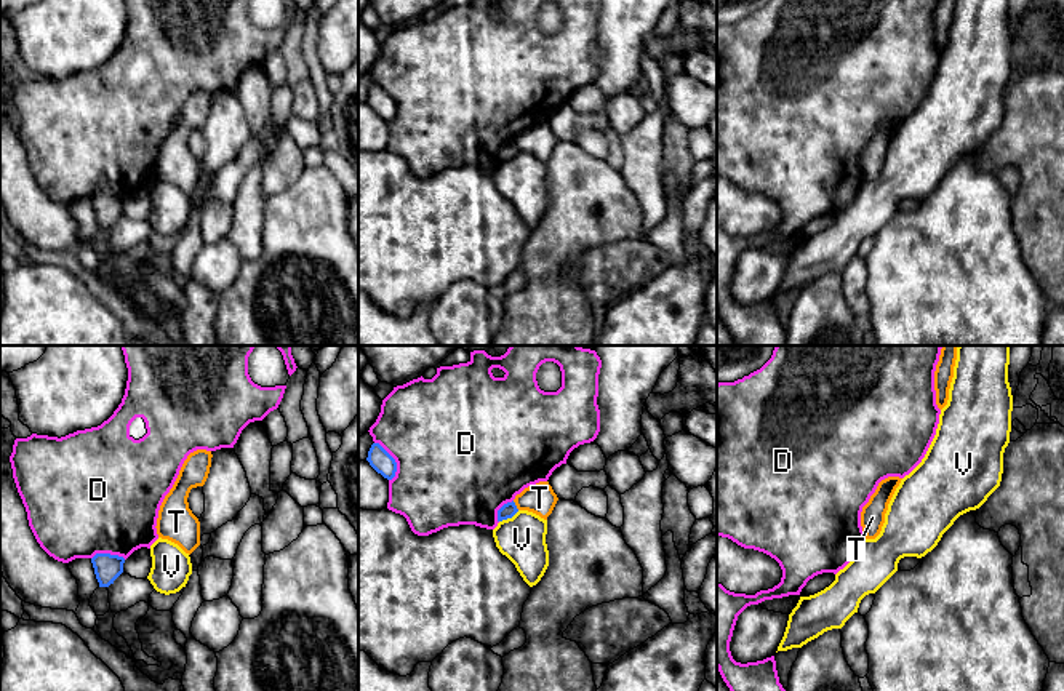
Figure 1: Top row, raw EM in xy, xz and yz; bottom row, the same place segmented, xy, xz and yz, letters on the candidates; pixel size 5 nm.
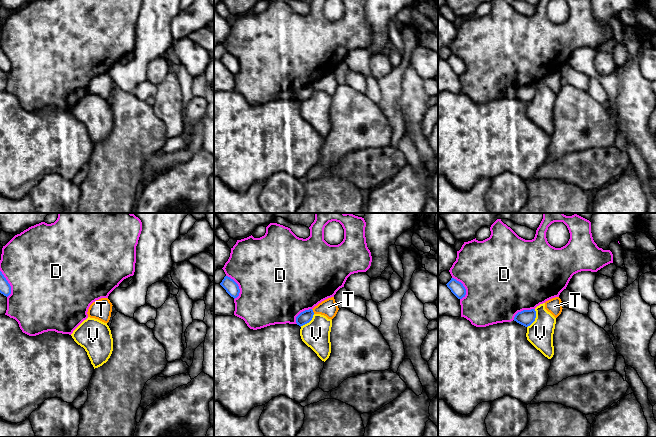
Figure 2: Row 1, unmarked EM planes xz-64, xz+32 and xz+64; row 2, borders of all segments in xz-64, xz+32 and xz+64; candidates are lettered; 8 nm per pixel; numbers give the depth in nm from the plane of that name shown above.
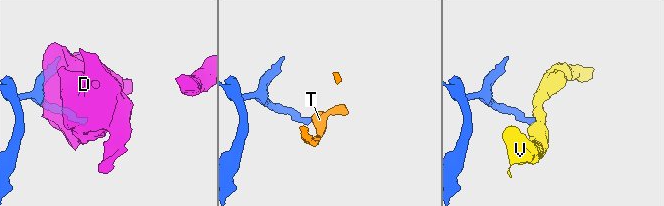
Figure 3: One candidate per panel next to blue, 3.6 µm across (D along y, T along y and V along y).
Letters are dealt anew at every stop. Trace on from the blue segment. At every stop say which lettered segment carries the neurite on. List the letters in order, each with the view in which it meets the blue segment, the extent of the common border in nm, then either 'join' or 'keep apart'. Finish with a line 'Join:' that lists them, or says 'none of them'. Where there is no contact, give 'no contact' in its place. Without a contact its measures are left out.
D: xz | 220 nm | keep apart
T: xz | 60 nm | keep apart
V: xz | 120 nm | keep apart
Join: none of them

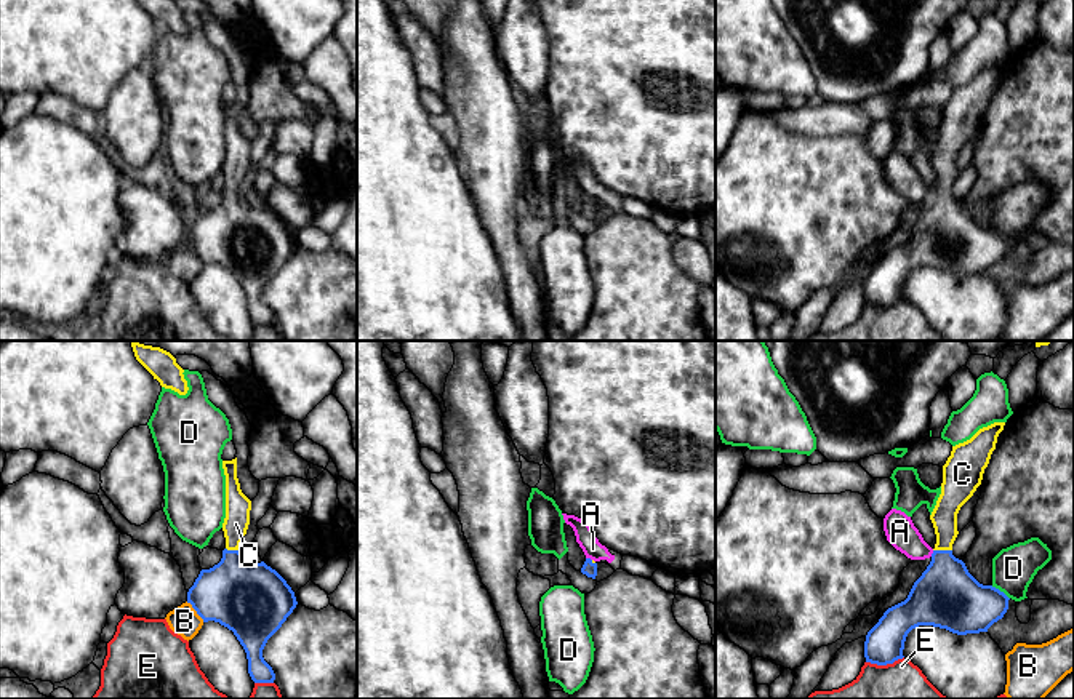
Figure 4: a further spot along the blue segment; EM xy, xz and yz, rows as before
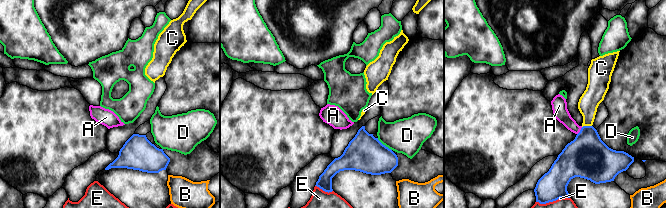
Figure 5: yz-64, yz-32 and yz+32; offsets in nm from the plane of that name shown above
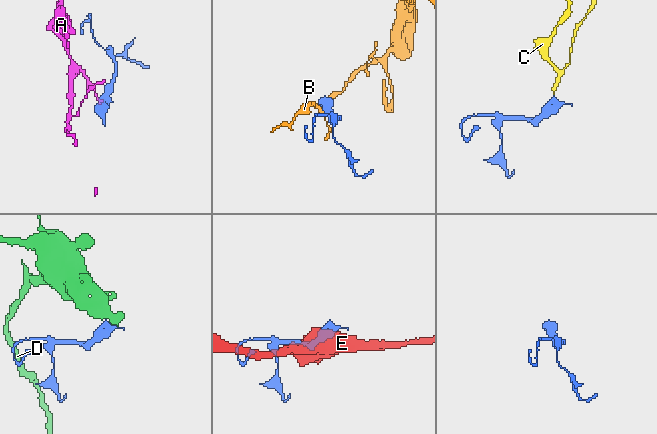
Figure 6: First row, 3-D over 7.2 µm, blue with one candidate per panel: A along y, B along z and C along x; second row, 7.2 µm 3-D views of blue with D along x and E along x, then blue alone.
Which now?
A: xz | 40 nm | keep apart
B: xy | 140 nm | keep apart
C: yz | 100 nm | join
D: yz | 120 nm | keep apart
E: yz | 190 nm | keep apart
Join: C

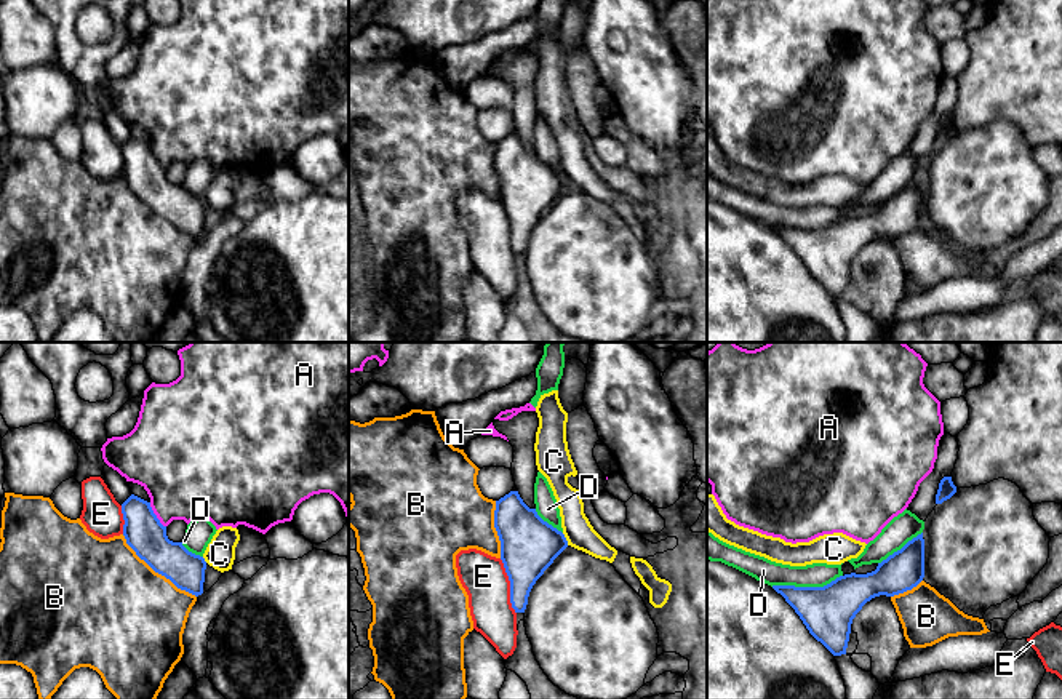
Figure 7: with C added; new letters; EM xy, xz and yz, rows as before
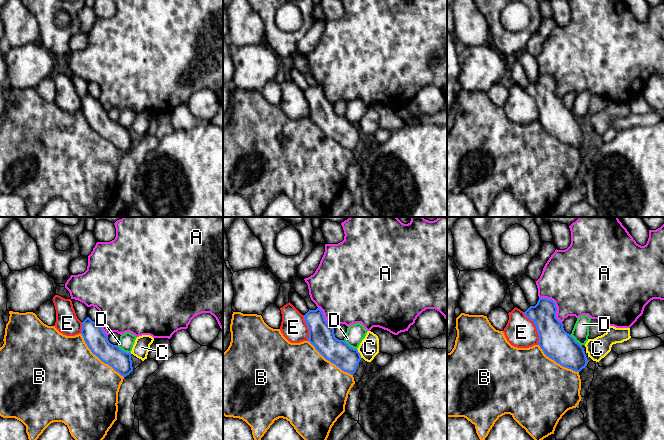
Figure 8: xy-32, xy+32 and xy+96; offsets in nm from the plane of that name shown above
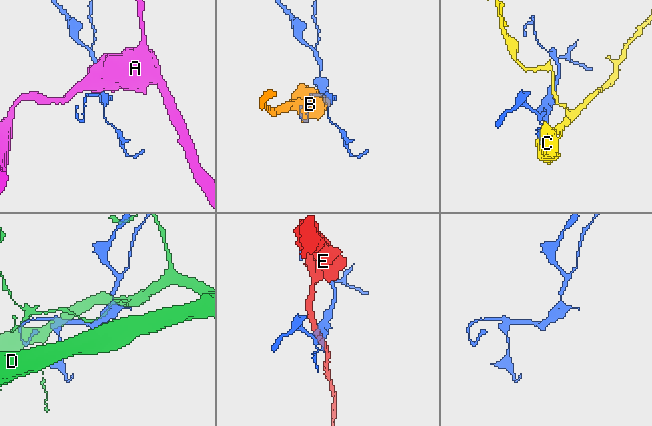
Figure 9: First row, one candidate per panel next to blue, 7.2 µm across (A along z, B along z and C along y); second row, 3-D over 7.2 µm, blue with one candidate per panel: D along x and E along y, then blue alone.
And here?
A: xy | 150 nm | keep apart
B: xy | 500 nm | keep apart
C: xz | 70 nm | keep apart
D: yz | 360 nm | keep apart
E: xz | 300 nm | keep apart
Join: none of them

